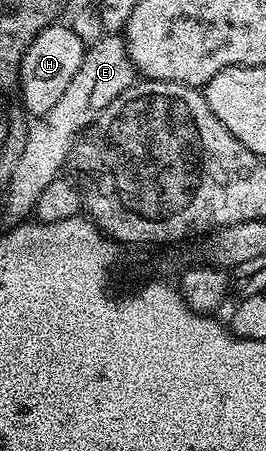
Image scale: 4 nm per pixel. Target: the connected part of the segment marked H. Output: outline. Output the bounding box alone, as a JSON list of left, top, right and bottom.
[19,21,87,116]

